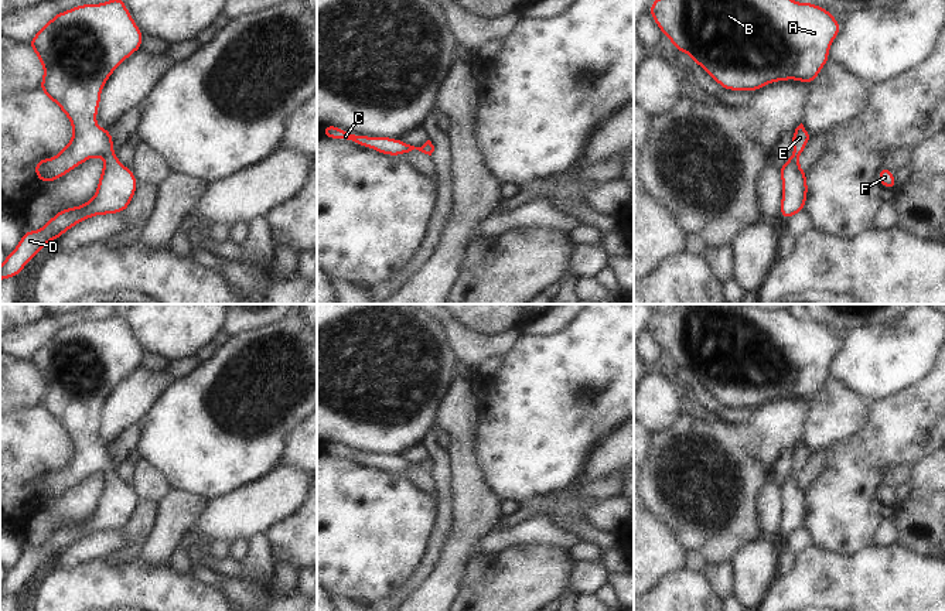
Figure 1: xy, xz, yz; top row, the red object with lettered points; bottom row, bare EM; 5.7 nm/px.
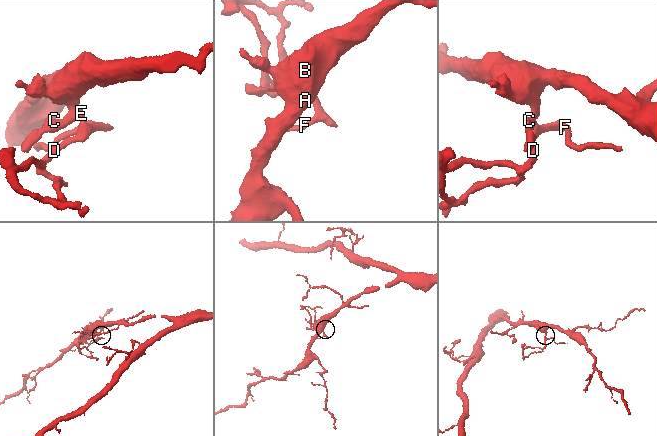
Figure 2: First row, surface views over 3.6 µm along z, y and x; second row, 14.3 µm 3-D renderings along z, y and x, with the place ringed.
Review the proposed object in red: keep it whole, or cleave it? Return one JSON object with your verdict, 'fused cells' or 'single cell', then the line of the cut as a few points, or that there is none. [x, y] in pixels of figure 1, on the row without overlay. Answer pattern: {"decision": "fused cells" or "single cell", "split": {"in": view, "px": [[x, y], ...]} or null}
{"decision": "single cell", "split": null}

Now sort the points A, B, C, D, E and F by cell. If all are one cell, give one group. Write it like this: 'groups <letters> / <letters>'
groups A B C D E F

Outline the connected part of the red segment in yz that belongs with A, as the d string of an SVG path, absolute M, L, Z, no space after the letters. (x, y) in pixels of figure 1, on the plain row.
M678 304L655 314L649 331L676 368L689 371L724 407L757 409L765 402L789 396L815 400L829 378L830 361L842 348L835 331L818 321L798 320L788 310L765 311L740 304Z

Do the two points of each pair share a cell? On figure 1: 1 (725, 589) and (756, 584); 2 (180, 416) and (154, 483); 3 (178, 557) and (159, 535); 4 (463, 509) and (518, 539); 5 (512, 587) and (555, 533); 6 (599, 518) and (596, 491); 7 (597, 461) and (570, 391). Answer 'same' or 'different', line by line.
1: different
2: different
3: different
4: different
5: different
6: different
7: different

